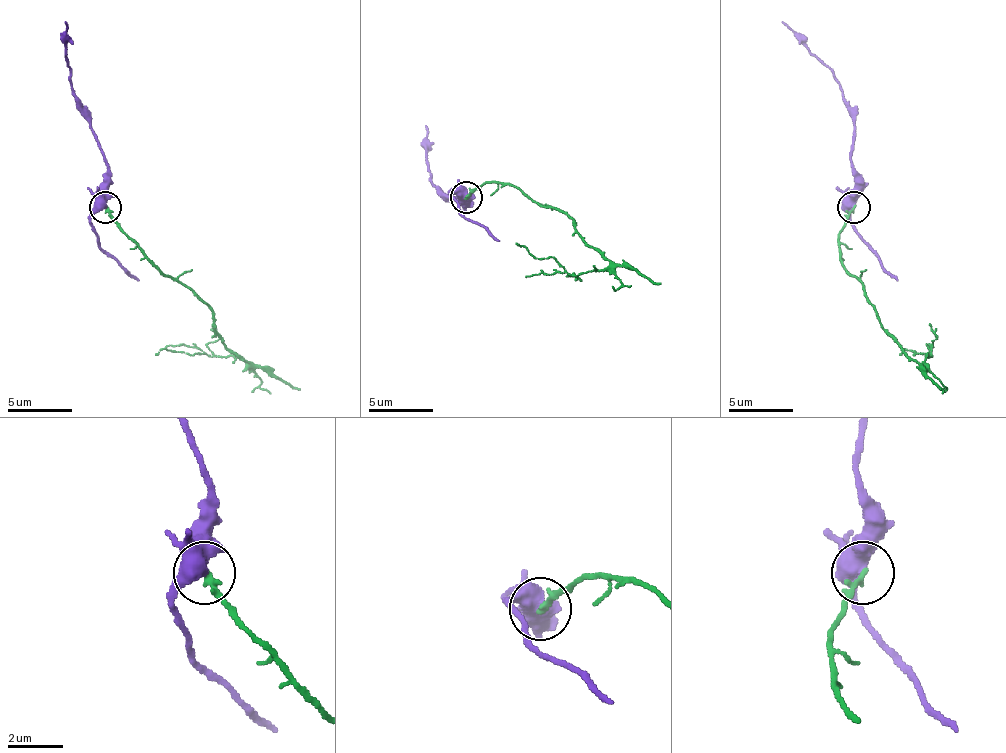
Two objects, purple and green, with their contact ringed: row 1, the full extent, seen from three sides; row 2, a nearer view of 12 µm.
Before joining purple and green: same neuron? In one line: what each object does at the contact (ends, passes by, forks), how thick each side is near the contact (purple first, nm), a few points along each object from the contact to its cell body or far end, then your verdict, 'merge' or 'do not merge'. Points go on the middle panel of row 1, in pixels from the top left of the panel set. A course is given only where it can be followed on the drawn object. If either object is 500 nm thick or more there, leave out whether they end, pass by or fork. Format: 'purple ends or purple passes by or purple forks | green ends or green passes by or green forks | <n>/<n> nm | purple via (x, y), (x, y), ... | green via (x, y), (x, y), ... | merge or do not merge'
550/240 nm | purple via (466, 198), (463, 195), (450, 198), (431, 182), (425, 124) | green via (466, 198), (486, 182), (508, 182), (563, 211), (608, 265), (569, 275), (553, 259), (537, 259), (515, 243) | do not merge

